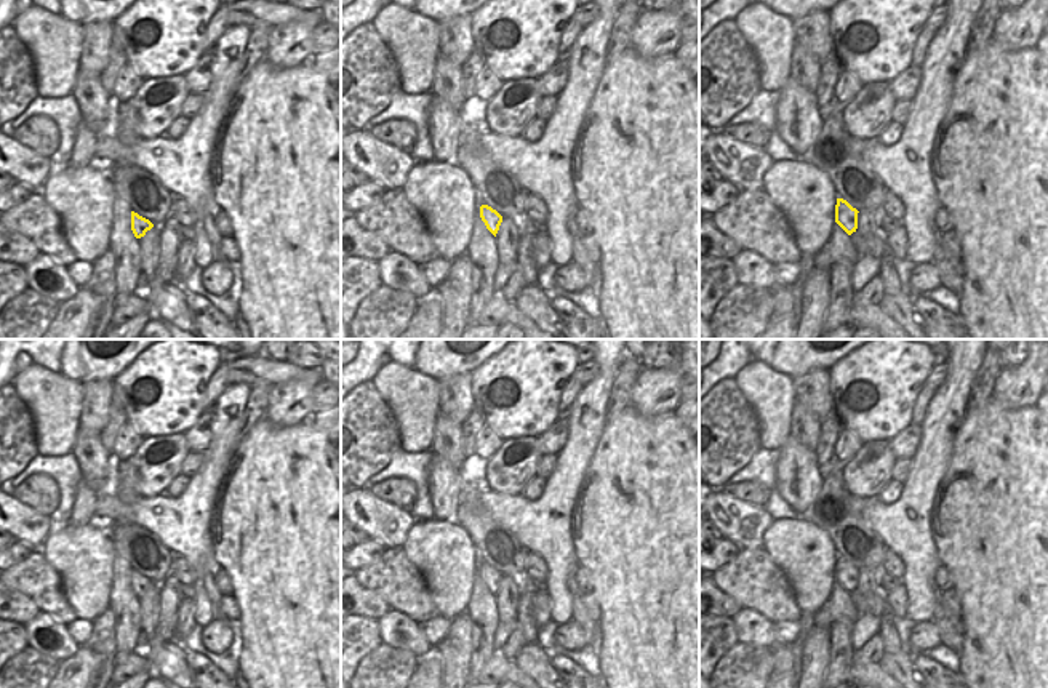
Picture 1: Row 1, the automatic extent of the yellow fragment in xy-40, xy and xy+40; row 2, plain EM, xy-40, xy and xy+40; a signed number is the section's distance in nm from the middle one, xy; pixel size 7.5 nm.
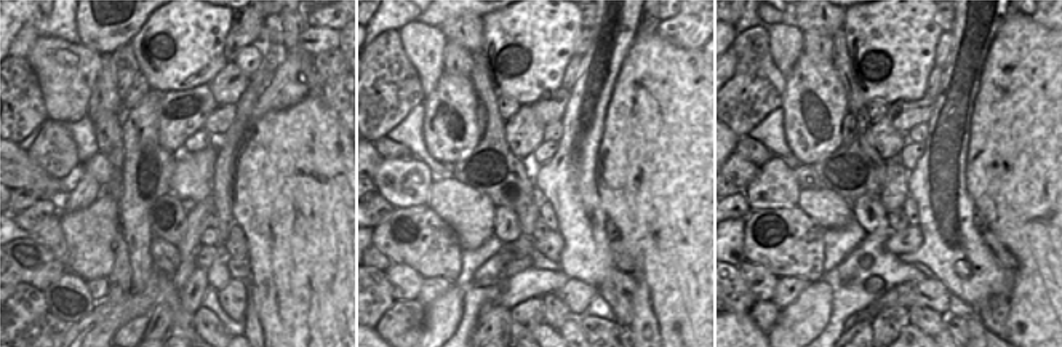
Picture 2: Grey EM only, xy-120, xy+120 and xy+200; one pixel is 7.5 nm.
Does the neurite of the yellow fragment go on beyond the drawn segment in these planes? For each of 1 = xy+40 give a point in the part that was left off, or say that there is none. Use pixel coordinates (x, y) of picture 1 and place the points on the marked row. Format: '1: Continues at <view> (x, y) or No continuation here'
1: No continuation here.

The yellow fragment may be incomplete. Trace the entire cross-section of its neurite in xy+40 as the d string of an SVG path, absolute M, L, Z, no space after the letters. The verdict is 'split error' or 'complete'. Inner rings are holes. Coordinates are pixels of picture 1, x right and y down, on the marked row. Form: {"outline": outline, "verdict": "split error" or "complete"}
{"outline": "M837 198L835 205L835 222L851 235L858 229L858 210L853 208L846 200Z", "verdict": "complete"}

